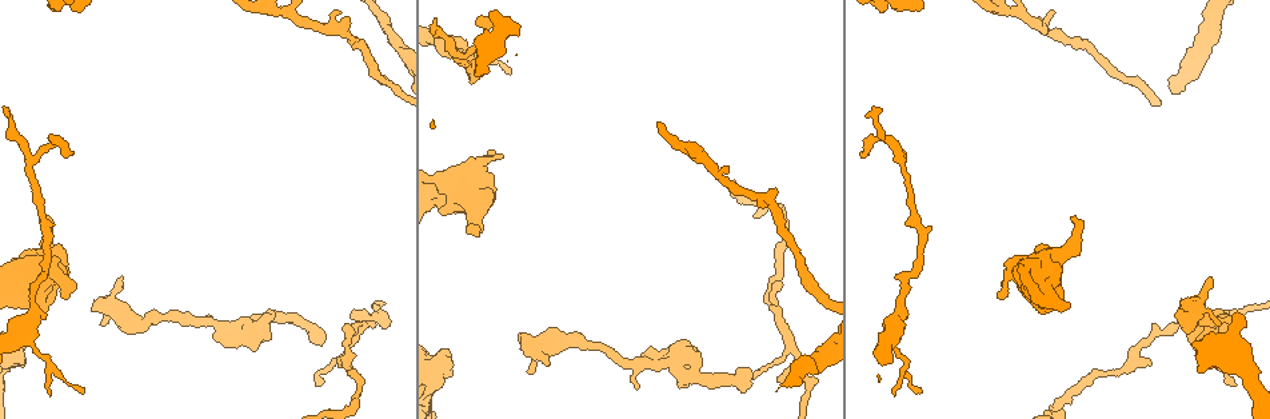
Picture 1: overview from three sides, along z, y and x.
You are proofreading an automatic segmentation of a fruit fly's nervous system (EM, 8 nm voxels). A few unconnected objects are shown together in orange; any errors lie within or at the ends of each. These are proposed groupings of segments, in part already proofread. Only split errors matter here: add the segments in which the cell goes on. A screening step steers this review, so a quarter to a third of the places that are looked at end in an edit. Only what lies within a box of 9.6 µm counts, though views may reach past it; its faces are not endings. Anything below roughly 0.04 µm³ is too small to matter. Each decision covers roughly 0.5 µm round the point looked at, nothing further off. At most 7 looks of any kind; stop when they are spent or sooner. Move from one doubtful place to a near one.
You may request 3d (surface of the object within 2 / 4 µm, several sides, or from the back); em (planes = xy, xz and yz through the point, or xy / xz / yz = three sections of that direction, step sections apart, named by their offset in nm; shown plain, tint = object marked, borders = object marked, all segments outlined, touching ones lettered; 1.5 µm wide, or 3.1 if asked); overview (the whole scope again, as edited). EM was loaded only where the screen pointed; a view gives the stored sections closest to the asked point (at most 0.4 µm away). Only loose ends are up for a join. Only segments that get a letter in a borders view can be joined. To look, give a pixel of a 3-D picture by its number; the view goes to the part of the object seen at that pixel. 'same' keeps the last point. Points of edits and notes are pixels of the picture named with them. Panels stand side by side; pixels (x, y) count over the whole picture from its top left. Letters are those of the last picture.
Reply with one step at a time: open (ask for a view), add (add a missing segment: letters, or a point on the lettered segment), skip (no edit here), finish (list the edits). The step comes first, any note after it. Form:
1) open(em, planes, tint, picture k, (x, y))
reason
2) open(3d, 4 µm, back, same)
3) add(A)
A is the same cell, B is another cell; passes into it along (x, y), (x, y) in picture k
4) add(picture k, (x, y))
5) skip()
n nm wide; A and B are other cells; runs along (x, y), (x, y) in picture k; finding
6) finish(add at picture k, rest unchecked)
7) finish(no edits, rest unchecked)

open(3d, 2 µm, picture 1, (531, 373))
branch stops here

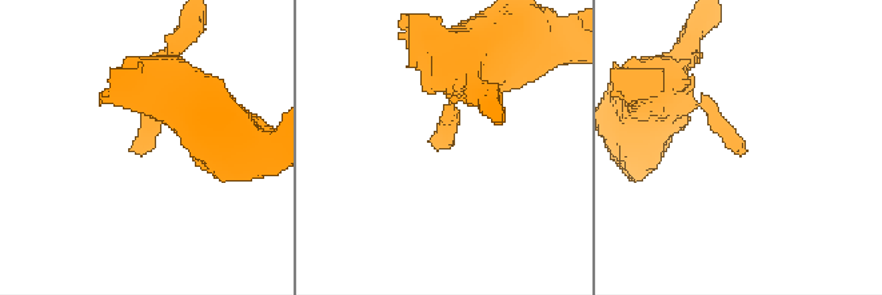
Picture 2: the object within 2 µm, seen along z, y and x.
open(em, yz, step 4, borders, picture 2, (136, 149))

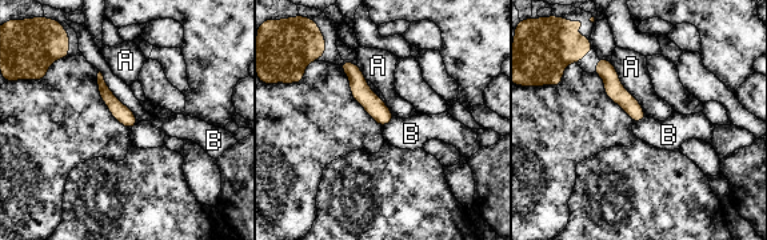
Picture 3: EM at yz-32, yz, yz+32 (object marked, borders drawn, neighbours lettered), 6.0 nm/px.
skip()
A and B are other cells; border along (394, 116), (382, 127) in picture 3; none of them fits

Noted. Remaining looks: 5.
open(em, planes, tint, picture 1, (468, 226))
an open end

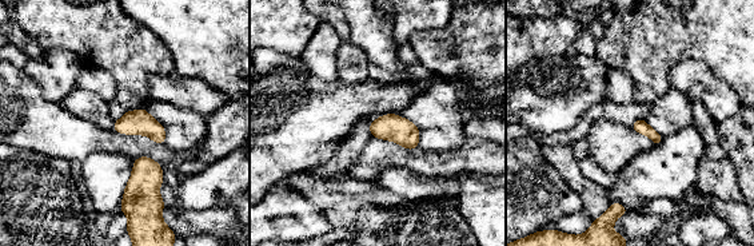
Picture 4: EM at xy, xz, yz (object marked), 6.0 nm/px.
open(em, planes, borders, same)
see the neighbours

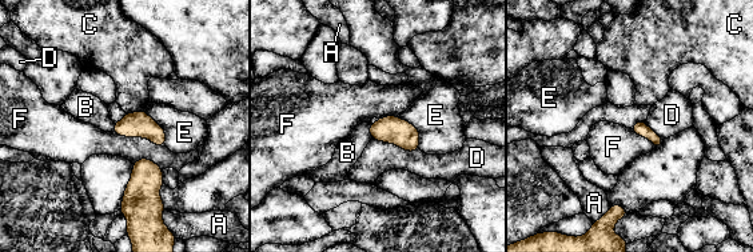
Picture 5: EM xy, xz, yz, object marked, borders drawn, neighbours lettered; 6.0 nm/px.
skip()
F touches over 340 nm; A, B, C, D, E and F are other cells; border along (112, 131), (164, 146) in picture 5; none of them fits

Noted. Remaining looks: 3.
open(em, planes, borders, picture 1, (1233, 383))
thin end

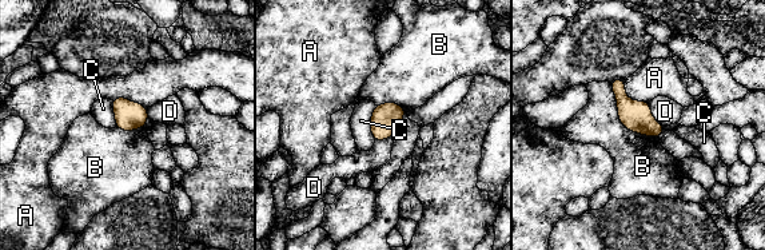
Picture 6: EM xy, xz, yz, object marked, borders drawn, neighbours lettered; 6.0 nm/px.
skip()
A, B, C and D are other cells; border along (648, 103), (652, 115), (664, 127) in picture 6; no lettered segment goes on from it

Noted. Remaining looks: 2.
finish(no edits, rest unchecked)

